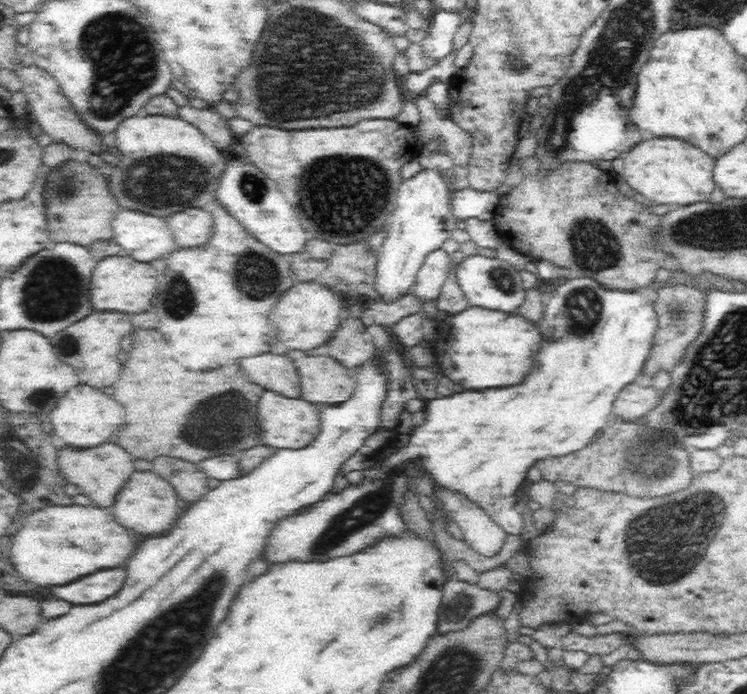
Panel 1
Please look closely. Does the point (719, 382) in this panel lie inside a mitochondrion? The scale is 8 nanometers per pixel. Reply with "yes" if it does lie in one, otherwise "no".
yes

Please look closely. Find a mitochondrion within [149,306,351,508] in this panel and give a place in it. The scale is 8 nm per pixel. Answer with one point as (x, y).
(219, 425)

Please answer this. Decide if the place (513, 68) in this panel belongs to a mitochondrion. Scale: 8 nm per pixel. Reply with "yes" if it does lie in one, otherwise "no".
no

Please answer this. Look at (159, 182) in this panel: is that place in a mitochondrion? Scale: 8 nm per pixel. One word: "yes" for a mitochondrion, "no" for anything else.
yes

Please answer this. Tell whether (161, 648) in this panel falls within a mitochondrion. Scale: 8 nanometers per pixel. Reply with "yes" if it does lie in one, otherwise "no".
yes

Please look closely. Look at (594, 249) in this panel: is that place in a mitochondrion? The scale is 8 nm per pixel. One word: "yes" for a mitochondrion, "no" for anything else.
yes

